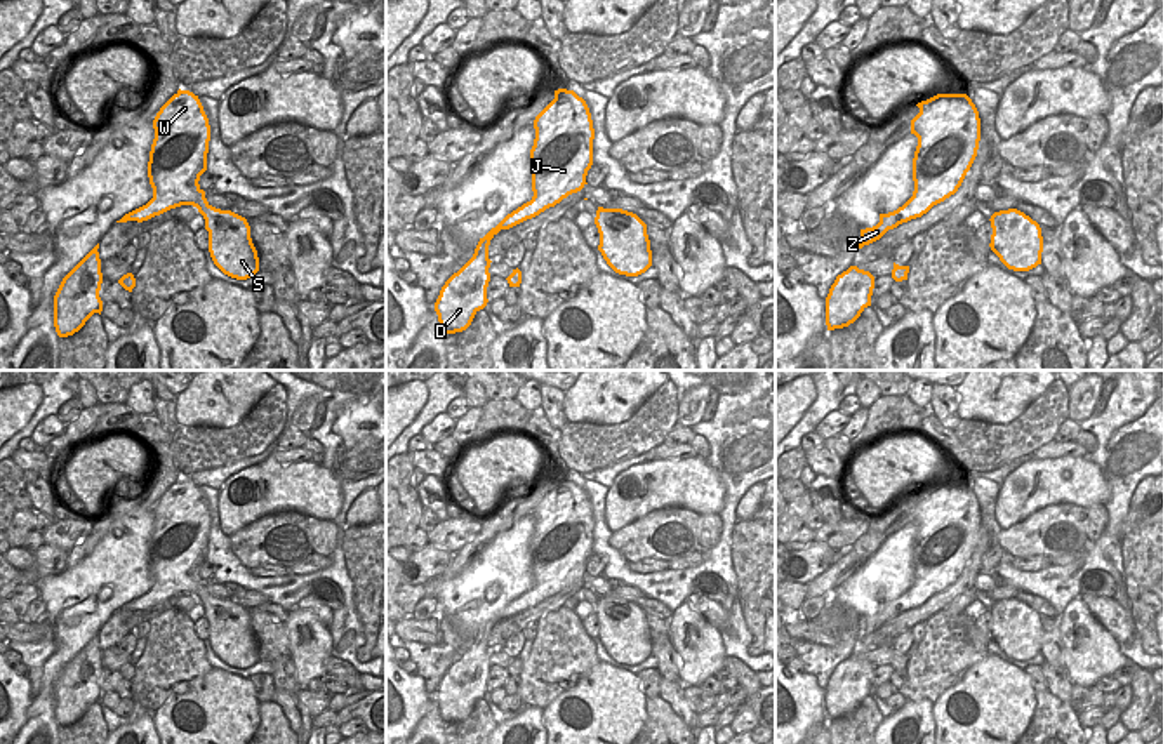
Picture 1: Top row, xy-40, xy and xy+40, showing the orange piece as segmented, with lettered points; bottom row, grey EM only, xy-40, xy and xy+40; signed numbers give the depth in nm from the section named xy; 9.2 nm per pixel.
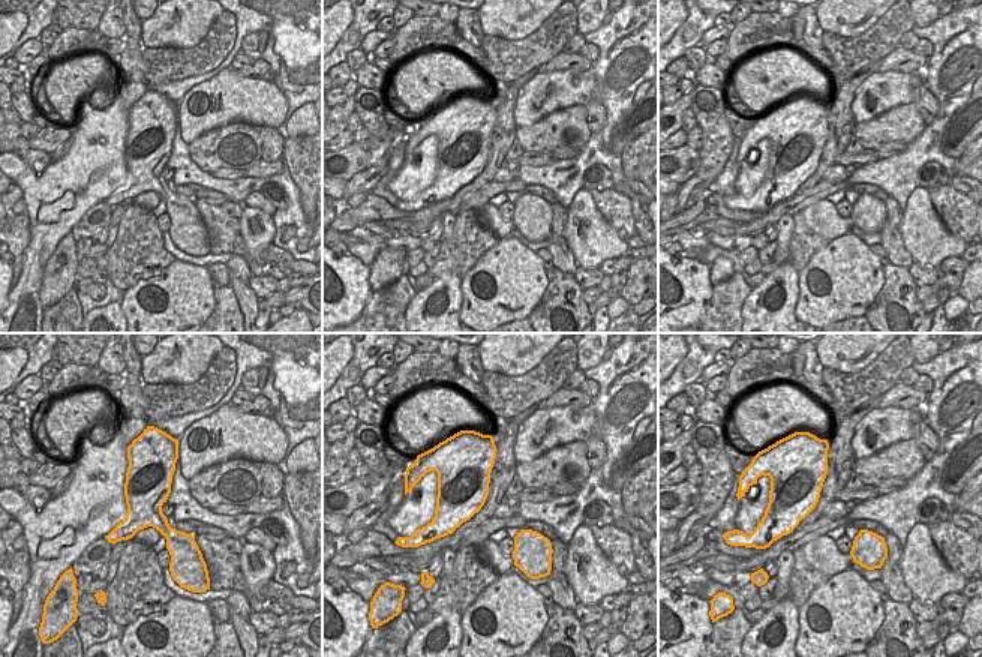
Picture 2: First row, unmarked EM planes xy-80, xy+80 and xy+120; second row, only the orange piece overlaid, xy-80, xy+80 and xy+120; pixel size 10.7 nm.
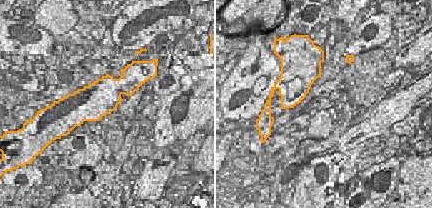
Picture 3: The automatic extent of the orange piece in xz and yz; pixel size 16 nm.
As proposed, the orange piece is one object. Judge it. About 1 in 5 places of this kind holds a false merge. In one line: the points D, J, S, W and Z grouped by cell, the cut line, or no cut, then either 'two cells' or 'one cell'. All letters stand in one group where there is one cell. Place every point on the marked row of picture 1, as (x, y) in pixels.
D J S W Z | no cut | one cell

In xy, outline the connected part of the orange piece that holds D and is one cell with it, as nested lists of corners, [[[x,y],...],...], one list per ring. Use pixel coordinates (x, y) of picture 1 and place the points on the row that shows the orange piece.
[[[555,90],[555,99],[535,116],[534,129],[535,139],[530,149],[534,196],[480,238],[473,257],[442,287],[435,311],[445,334],[466,330],[488,302],[490,240],[501,229],[539,216],[588,184],[595,129],[586,101],[574,90]]]

